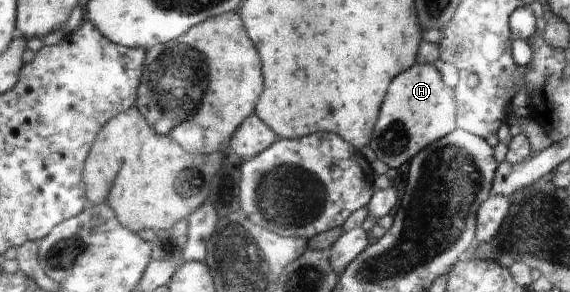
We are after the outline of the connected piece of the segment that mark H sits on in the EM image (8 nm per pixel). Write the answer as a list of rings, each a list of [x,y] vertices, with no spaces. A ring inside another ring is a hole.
[[[433,63],[413,65],[406,73],[396,75],[388,87],[382,103],[382,117],[378,117],[378,129],[374,129],[370,141],[372,151],[389,168],[398,169],[416,153],[456,129],[456,104],[454,91],[442,81]]]

